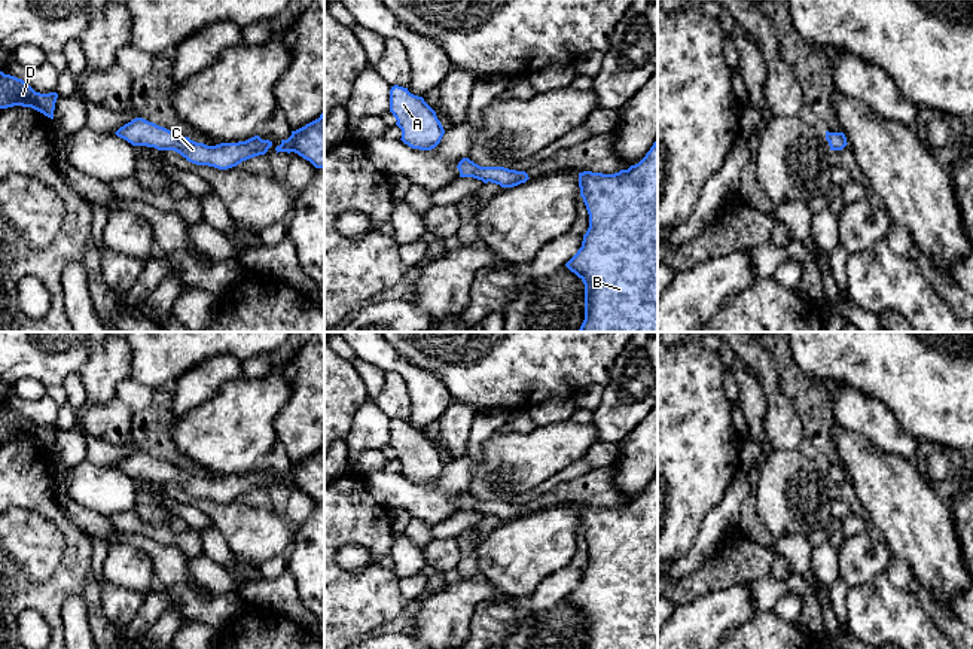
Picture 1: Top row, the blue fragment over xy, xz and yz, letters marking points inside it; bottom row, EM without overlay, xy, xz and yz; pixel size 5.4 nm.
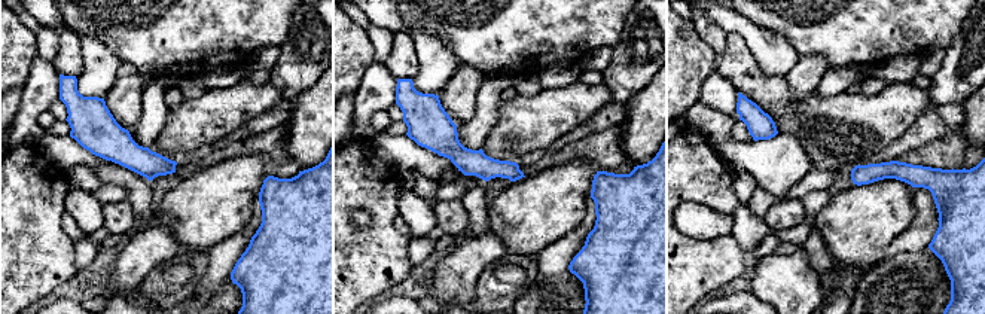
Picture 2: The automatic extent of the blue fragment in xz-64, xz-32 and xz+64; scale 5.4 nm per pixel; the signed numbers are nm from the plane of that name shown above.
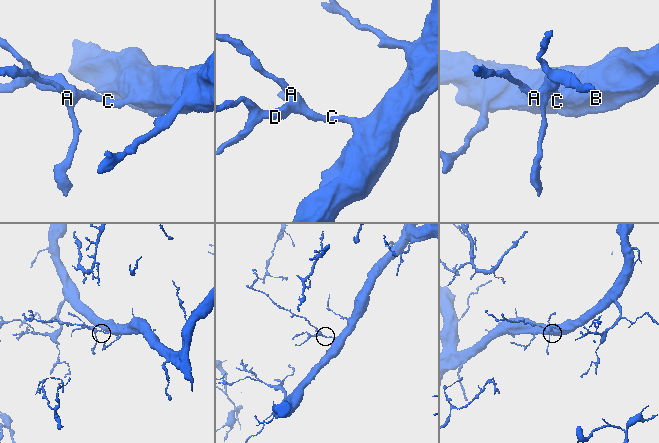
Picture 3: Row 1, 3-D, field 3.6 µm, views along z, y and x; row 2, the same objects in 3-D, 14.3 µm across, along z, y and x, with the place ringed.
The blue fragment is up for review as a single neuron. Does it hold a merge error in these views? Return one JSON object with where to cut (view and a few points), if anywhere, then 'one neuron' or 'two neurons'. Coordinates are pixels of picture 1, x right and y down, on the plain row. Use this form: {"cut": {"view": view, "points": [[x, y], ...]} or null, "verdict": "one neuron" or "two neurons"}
{"cut": null, "verdict": "one neuron"}

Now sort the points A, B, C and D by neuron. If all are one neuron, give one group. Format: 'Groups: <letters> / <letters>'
Groups: A B C D

